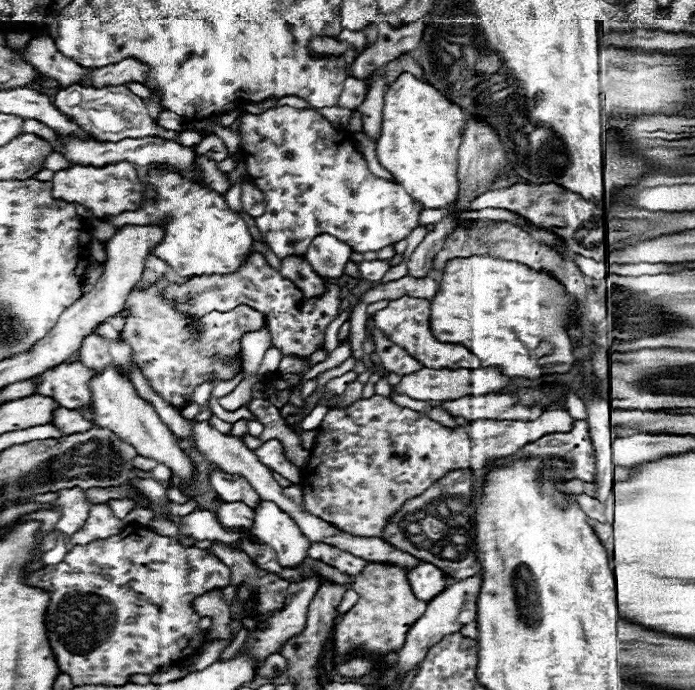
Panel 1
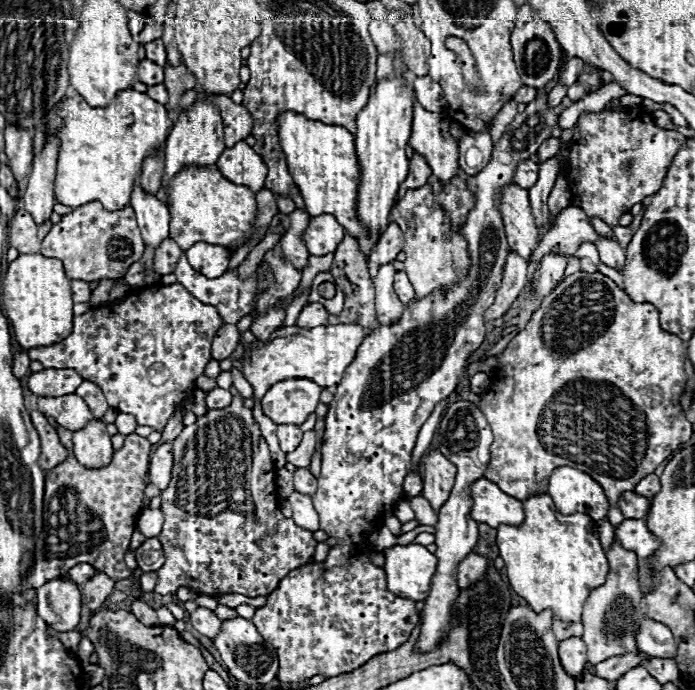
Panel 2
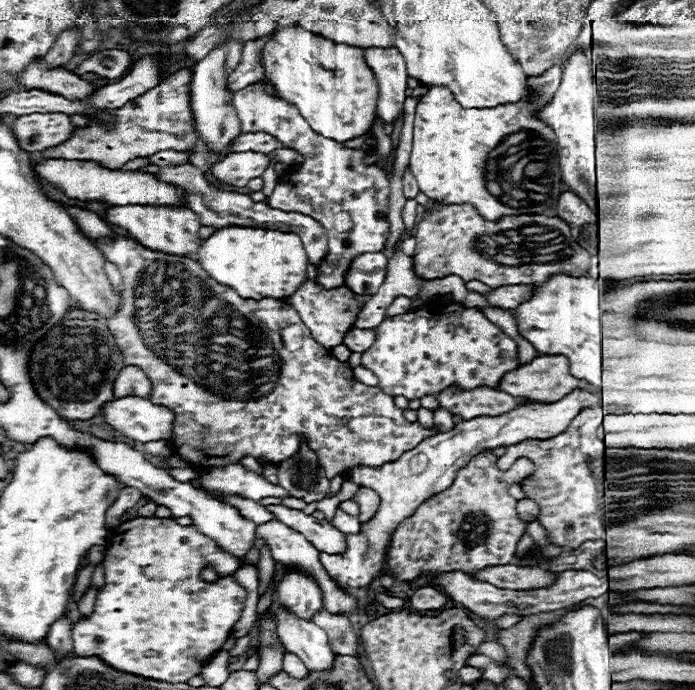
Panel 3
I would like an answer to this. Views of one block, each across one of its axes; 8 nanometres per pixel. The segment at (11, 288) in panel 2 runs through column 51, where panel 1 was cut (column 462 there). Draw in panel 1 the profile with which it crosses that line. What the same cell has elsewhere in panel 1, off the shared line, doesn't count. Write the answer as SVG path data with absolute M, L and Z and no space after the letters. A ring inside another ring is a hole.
M470 256L470 258L452 258L446 262L446 268L440 278L440 290L430 300L430 330L436 340L444 340L450 344L464 344L472 354L480 358L480 366L494 366L506 376L524 376L538 378L542 374L552 372L568 372L580 358L592 358L594 342L606 344L606 286L604 280L598 282L596 288L588 288L588 314L580 316L588 346L580 352L572 350L572 342L566 334L568 324L568 308L574 302L572 296L564 292L564 286L556 282L550 274L530 270L520 262L494 260L488 256ZM590 324L596 326L596 334L592 334Z

